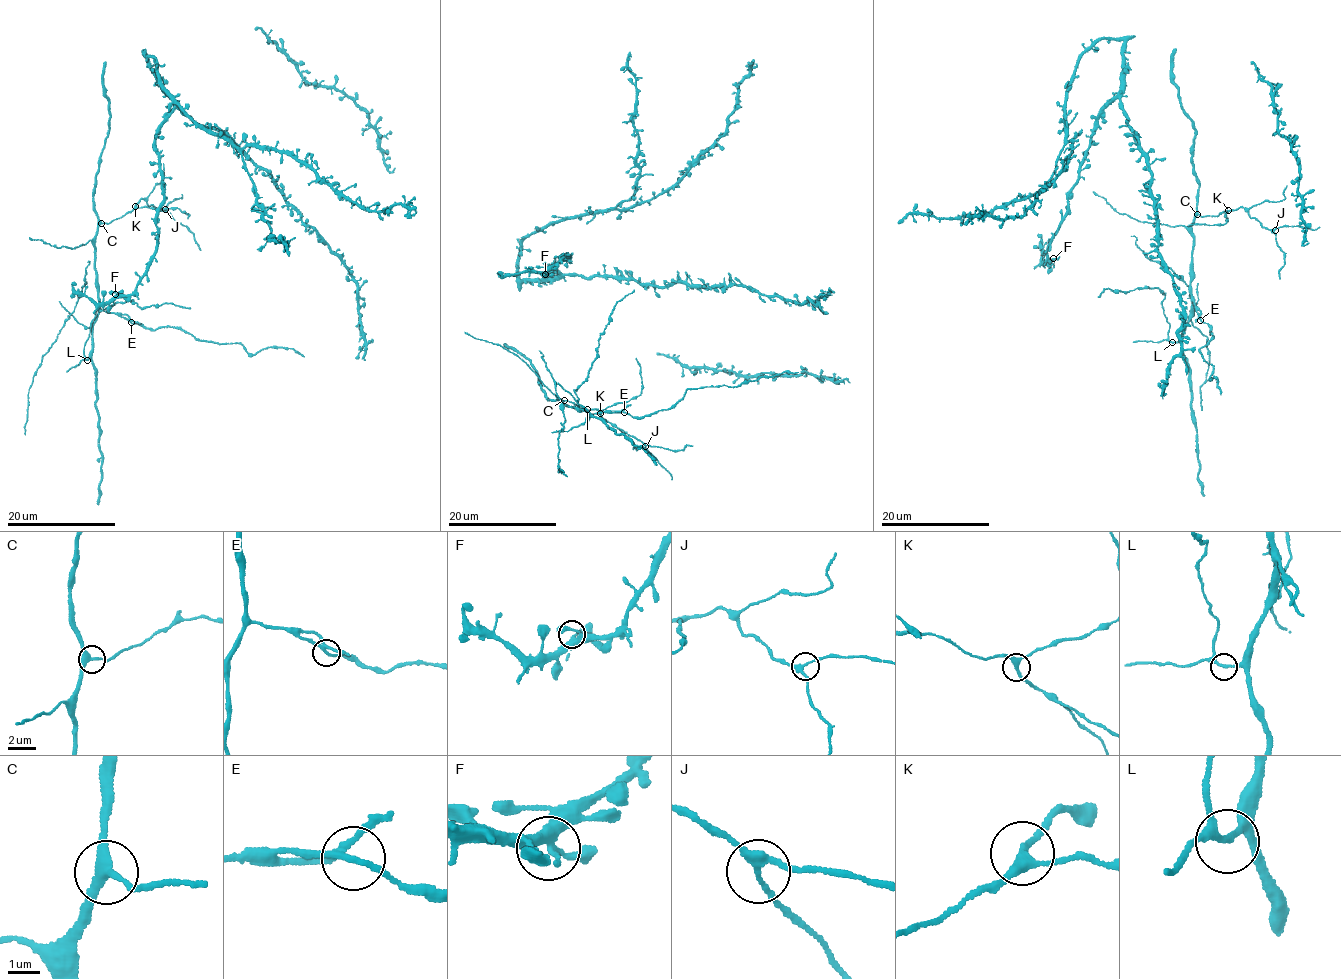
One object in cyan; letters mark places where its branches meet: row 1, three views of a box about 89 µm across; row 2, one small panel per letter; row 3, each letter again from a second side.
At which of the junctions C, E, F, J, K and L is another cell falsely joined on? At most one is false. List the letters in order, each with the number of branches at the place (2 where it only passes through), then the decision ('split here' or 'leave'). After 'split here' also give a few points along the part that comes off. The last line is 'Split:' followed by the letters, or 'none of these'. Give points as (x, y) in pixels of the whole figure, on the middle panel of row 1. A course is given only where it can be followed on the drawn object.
C: 3 | leave
E: 4 | leave
F: 4 | leave
J: 3 | leave
K: 3 | leave
L: 3 | leave
Split: none of these

